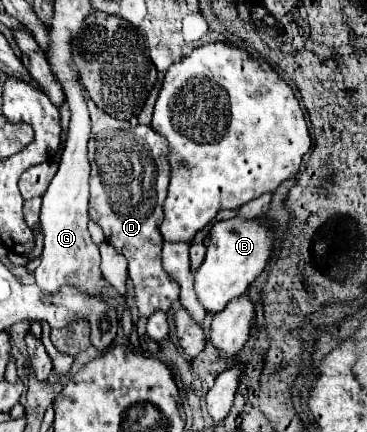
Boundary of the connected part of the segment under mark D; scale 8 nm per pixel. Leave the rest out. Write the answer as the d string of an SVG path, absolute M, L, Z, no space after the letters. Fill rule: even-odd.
M87 99L87 105L91 113L89 219L101 225L107 243L129 263L127 273L133 281L135 303L139 309L137 333L143 337L149 315L153 315L157 309L173 309L179 299L179 285L161 267L163 237L159 233L159 225L163 219L161 207L167 197L171 177L171 165L167 161L167 139L155 133L149 125L133 127L129 121L113 119L111 115L99 111L91 99Z

